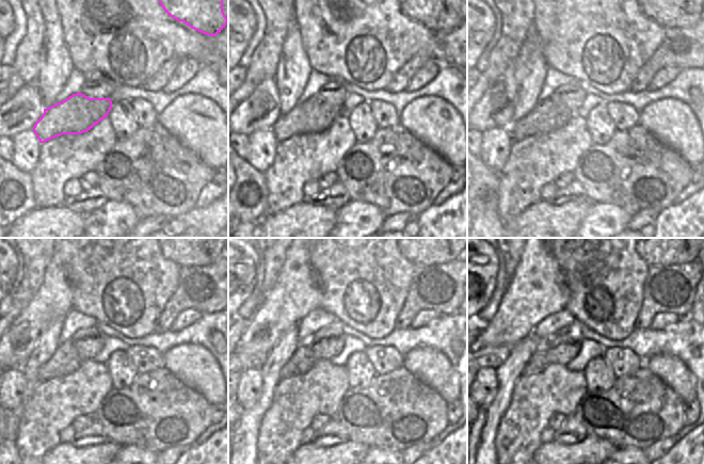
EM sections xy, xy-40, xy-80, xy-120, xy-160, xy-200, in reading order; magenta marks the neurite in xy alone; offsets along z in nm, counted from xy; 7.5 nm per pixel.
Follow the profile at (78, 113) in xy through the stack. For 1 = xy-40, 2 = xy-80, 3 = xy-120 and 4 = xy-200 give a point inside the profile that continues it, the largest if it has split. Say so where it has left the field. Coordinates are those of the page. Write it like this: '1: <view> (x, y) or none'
1: xy-40 (314, 115)
2: xy-80 (547, 116)
3: xy-120 (65, 360)
4: xy-200 (538, 362)

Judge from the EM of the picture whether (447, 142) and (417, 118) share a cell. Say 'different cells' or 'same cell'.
same cell

